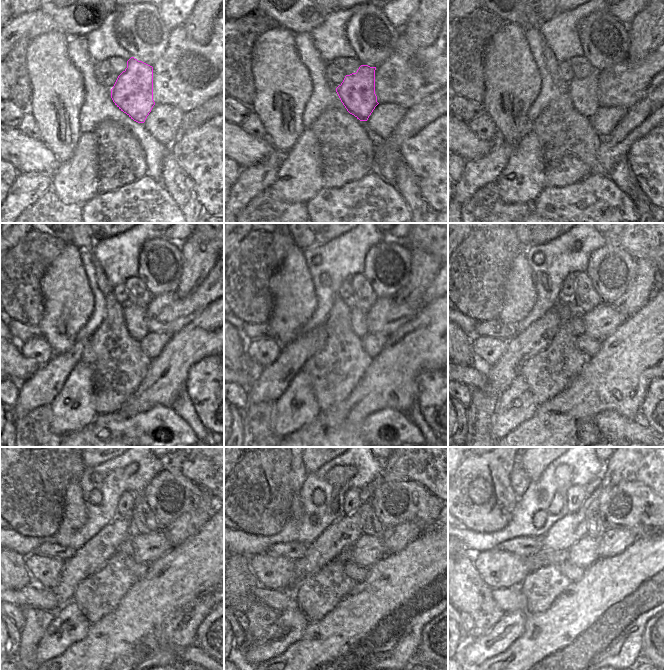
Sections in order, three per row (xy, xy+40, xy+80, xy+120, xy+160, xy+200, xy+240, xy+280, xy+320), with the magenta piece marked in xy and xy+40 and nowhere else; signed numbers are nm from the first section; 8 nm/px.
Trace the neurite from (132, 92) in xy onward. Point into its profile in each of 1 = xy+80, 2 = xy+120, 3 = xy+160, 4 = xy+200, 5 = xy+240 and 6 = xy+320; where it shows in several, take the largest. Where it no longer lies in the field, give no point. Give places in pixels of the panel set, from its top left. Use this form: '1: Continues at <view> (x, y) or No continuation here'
1: Continues at xy+80 (583, 92)
2: Continues at xy+120 (135, 316)
3: Continues at xy+160 (358, 316)
4: Continues at xy+200 (577, 324)
5: Continues at xy+240 (126, 548)
6: Continues at xy+320 (499, 569).

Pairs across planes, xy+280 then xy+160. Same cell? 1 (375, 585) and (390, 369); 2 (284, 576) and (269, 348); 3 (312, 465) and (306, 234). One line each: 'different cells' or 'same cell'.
1: same cell
2: same cell
3: different cells

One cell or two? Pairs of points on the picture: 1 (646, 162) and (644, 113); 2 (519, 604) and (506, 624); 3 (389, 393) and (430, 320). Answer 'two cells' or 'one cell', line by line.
1: two cells
2: two cells
3: one cell

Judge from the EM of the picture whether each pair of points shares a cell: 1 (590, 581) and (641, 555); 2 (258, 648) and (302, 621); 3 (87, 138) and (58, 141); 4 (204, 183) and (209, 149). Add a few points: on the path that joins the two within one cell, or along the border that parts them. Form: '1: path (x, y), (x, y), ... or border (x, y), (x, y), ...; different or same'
1: path (603, 581), (615, 581), (628, 568); same
2: path (269, 646), (275, 641), (284, 639), (291, 632); same
3: border (81, 133), (73, 154), (67, 160); different
4: path (204, 175), (202, 172), (207, 163), (207, 157); same

